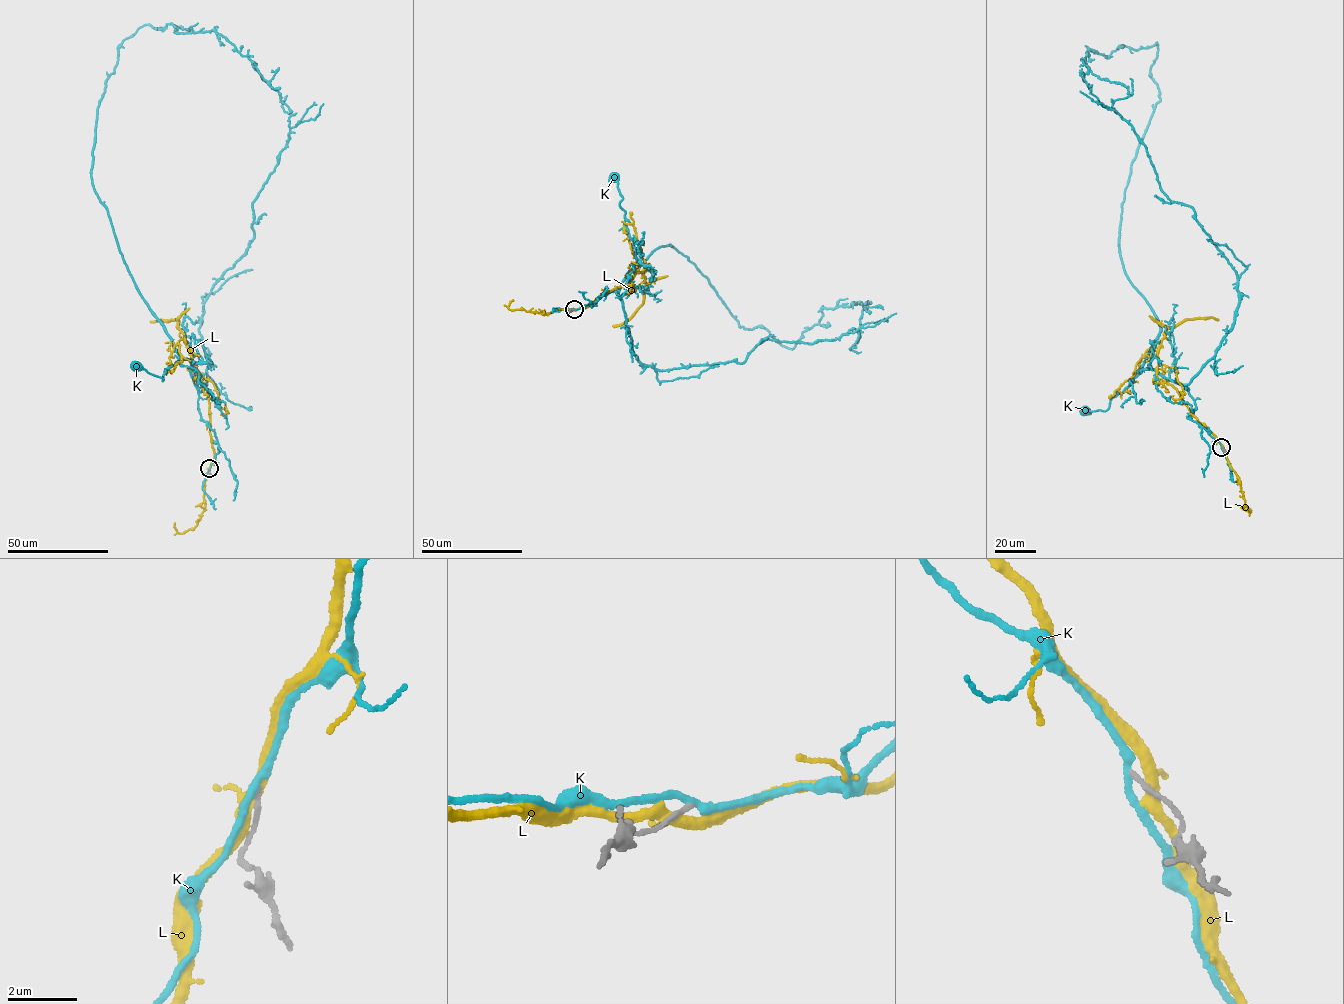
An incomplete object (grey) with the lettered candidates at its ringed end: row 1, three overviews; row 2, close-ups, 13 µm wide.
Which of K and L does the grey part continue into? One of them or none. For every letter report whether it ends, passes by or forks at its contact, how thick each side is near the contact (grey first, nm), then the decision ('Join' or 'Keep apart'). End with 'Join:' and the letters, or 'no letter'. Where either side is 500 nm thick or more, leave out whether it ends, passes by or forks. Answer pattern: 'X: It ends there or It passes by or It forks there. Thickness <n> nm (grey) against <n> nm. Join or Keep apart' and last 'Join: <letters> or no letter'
K: It passes by. Thickness 130 nm (grey) against 220 nm. Keep apart
L: It forks there. Thickness 160 nm (grey) against 300 nm. Keep apart
Join: no letter

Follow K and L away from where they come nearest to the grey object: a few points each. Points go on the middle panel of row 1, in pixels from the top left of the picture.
K: (574, 309), (595, 302), (605, 287), (602, 295), (615, 291), (639, 260), (614, 178)
L: (573, 310), (586, 307), (606, 292), (624, 286), (635, 268), (646, 278), (641, 304), (629, 319), (612, 326)

